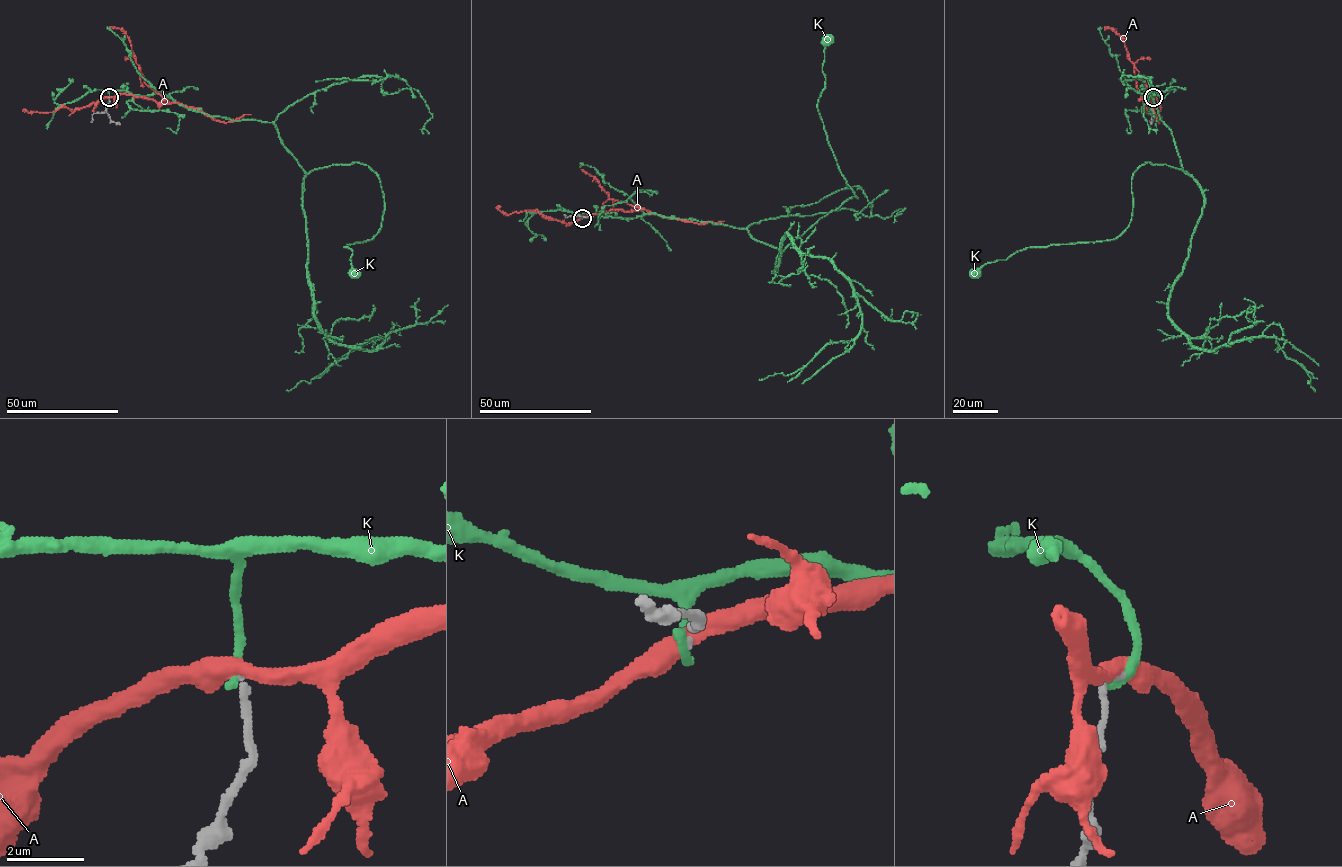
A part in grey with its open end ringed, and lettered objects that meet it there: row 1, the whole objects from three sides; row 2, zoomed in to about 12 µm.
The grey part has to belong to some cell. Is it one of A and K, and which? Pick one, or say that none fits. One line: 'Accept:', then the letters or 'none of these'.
Accept: none of these

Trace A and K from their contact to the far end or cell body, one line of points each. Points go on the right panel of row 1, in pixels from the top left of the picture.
A: (1152, 97), (1148, 94), (1143, 101), (1124, 40), (1111, 28), (1104, 27)
K: (1152, 97), (1189, 174), (1146, 162), (1133, 172), (1133, 211), (1118, 236), (1026, 247), (975, 273)

